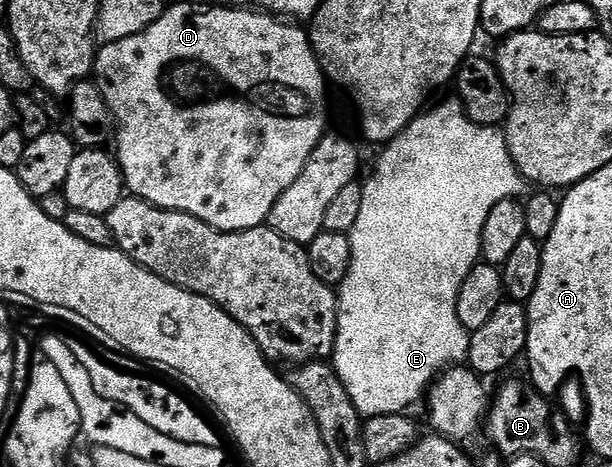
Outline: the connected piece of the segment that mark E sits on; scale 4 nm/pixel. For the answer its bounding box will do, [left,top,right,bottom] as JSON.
[334,100,526,419]

